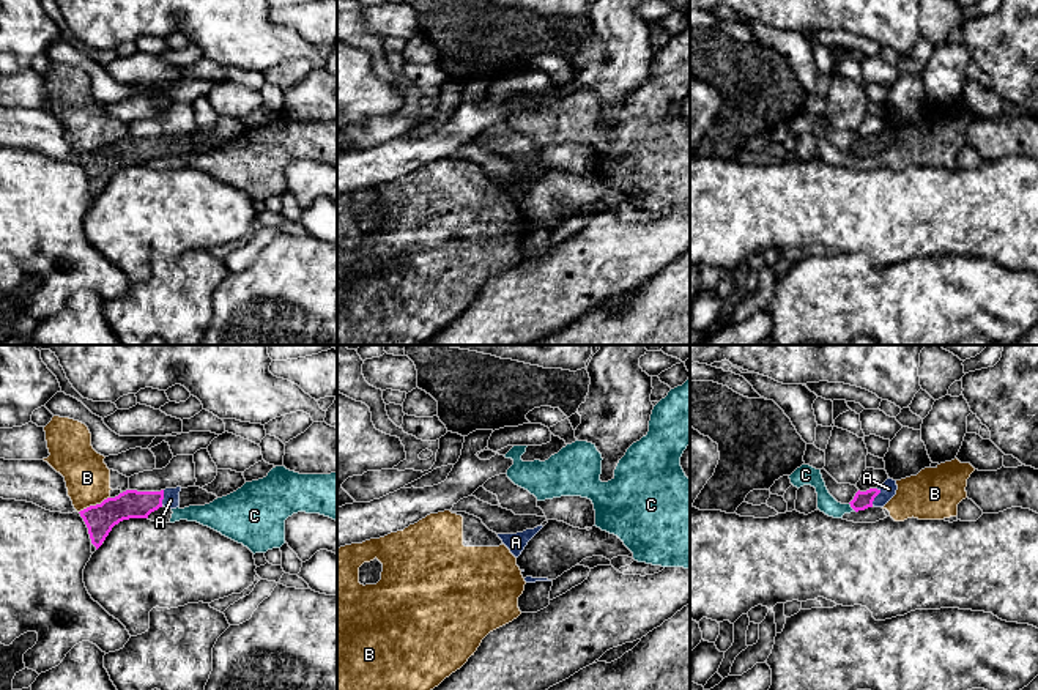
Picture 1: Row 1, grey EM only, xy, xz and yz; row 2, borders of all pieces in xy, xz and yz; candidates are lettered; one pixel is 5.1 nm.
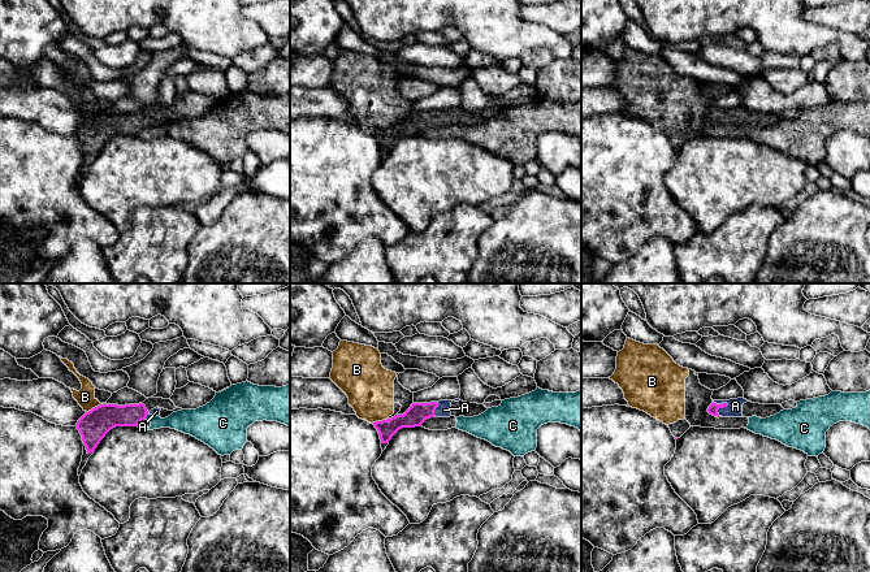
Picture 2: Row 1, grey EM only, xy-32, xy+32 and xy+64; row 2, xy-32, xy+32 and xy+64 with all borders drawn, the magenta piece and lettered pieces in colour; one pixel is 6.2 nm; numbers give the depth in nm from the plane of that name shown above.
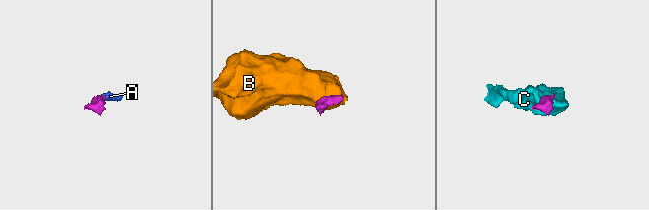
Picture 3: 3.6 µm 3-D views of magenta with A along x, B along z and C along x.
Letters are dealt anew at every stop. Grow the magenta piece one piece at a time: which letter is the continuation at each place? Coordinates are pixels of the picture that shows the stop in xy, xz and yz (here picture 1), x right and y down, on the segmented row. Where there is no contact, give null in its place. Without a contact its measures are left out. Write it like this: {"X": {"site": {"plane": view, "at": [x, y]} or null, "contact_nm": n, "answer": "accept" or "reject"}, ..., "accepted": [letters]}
{"A": {"site": {"plane": "yz", "at": [876, 495]}, "contact_nm": 100, "answer": "accept"}, "B": {"site": {"plane": "xy", "at": [93, 506]}, "contact_nm": 180, "answer": "reject"}, "C": {"site": {"plane": "yz", "at": [852, 508]}, "contact_nm": 60, "answer": "reject"}, "accepted": ["A"]}

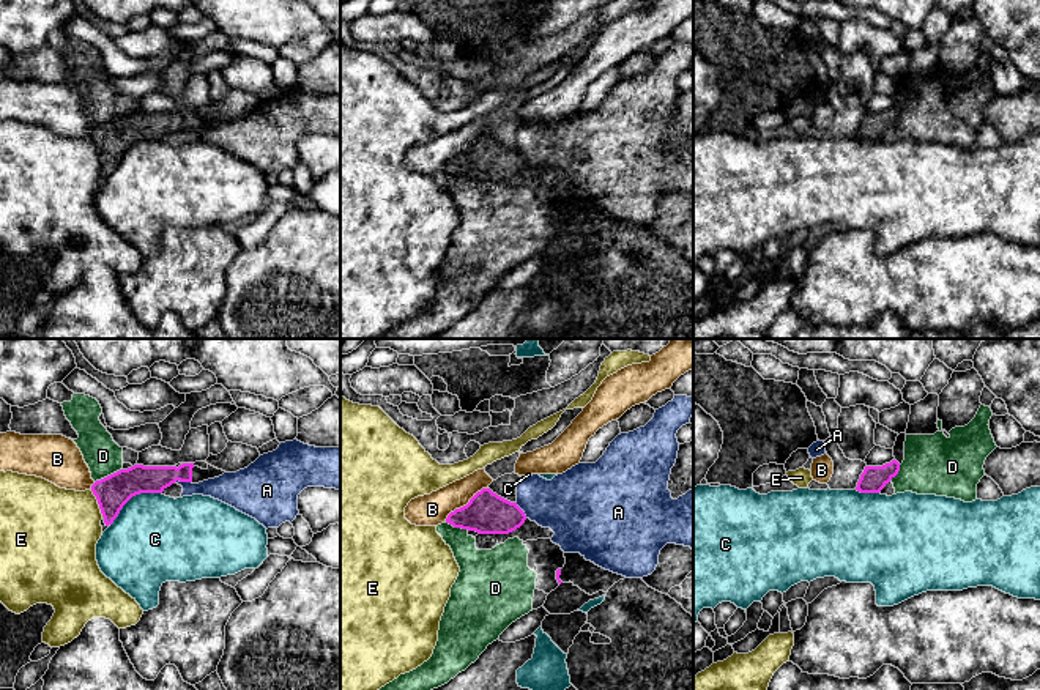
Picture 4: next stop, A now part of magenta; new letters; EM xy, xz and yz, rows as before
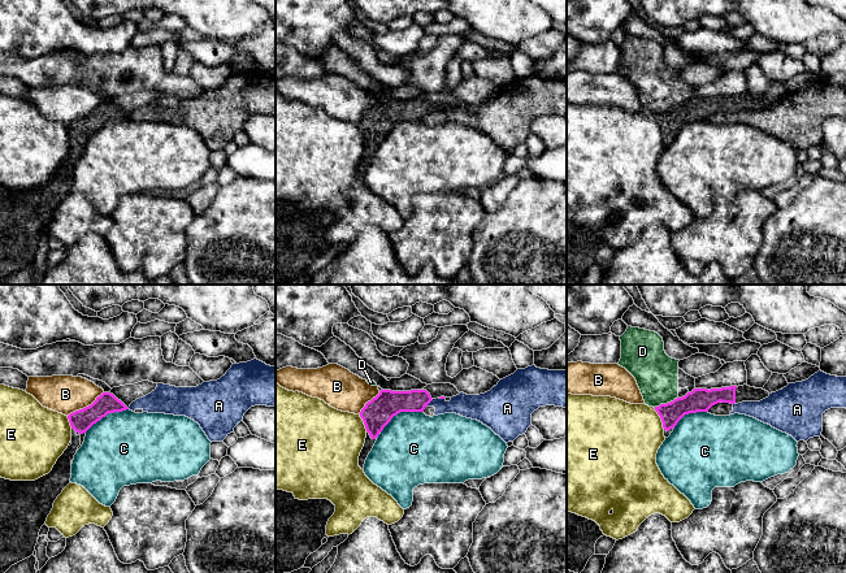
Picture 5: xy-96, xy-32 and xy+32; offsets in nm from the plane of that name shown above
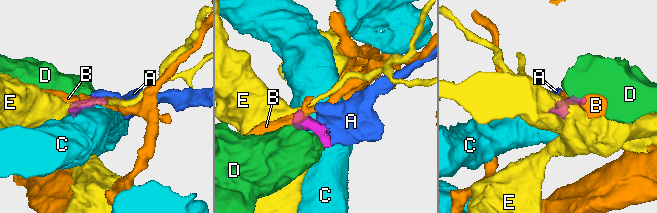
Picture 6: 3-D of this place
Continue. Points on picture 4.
{"A": {"site": {"plane": "xy", "at": [183, 481]}, "contact_nm": 90, "answer": "reject"}, "B": {"site": {"plane": "xz", "at": [467, 504]}, "contact_nm": 280, "answer": "reject"}, "C": {"site": {"plane": "xy", "at": [133, 495]}, "contact_nm": 320, "answer": "reject"}, "D": {"site": {"plane": "xy", "at": [107, 476]}, "contact_nm": 160, "answer": "reject"}, "E": {"site": {"plane": "xy", "at": [98, 503]}, "contact_nm": 160, "answer": "reject"}, "accepted": []}

